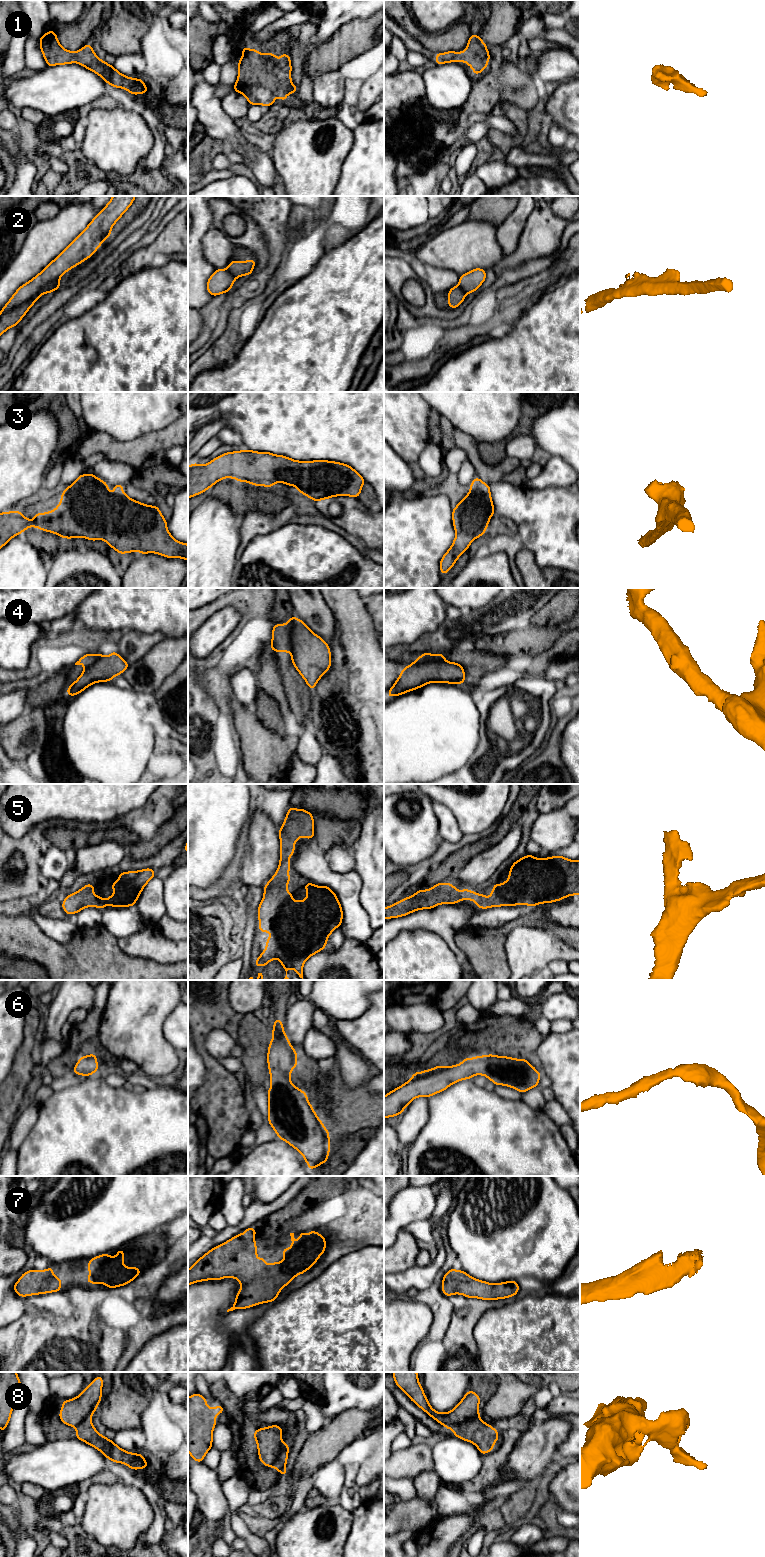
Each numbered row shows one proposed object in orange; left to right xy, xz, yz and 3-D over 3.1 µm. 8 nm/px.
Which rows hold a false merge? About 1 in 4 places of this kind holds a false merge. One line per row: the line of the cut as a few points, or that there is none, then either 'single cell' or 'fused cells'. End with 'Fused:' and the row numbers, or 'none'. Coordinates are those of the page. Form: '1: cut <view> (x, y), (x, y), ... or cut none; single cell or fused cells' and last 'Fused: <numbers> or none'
1: cut none; single cell
2: cut xy (58, 279), (48, 282), (31, 298), (6, 311), (0, 317); fused cells
3: cut none; single cell
4: cut xz (286, 624), (289, 630), (291, 651); fused cells
5: cut none; single cell
6: cut none; single cell
7: cut none; single cell
8: cut yz (479, 1416), (453, 1429); fused cells
Fused: 2, 4, 8

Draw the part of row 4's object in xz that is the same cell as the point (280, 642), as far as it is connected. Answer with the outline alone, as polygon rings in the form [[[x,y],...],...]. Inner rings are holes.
[[[274,624],[270,650],[291,652],[290,632],[287,624]]]

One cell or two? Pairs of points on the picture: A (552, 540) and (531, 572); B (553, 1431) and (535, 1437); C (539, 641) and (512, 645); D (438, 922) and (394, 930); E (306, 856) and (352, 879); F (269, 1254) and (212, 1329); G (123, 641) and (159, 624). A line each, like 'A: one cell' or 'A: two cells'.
A: two cells
B: one cell
C: one cell
D: one cell
E: one cell
F: two cells
G: two cells

